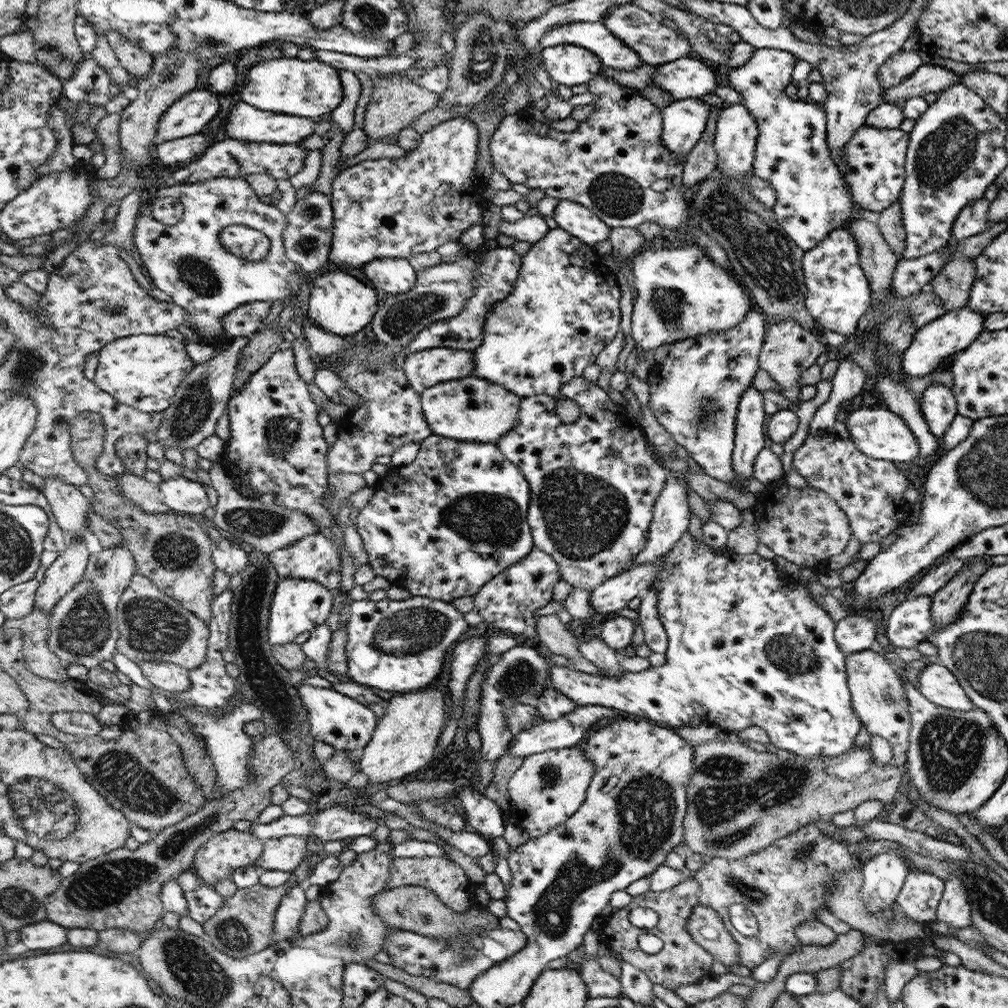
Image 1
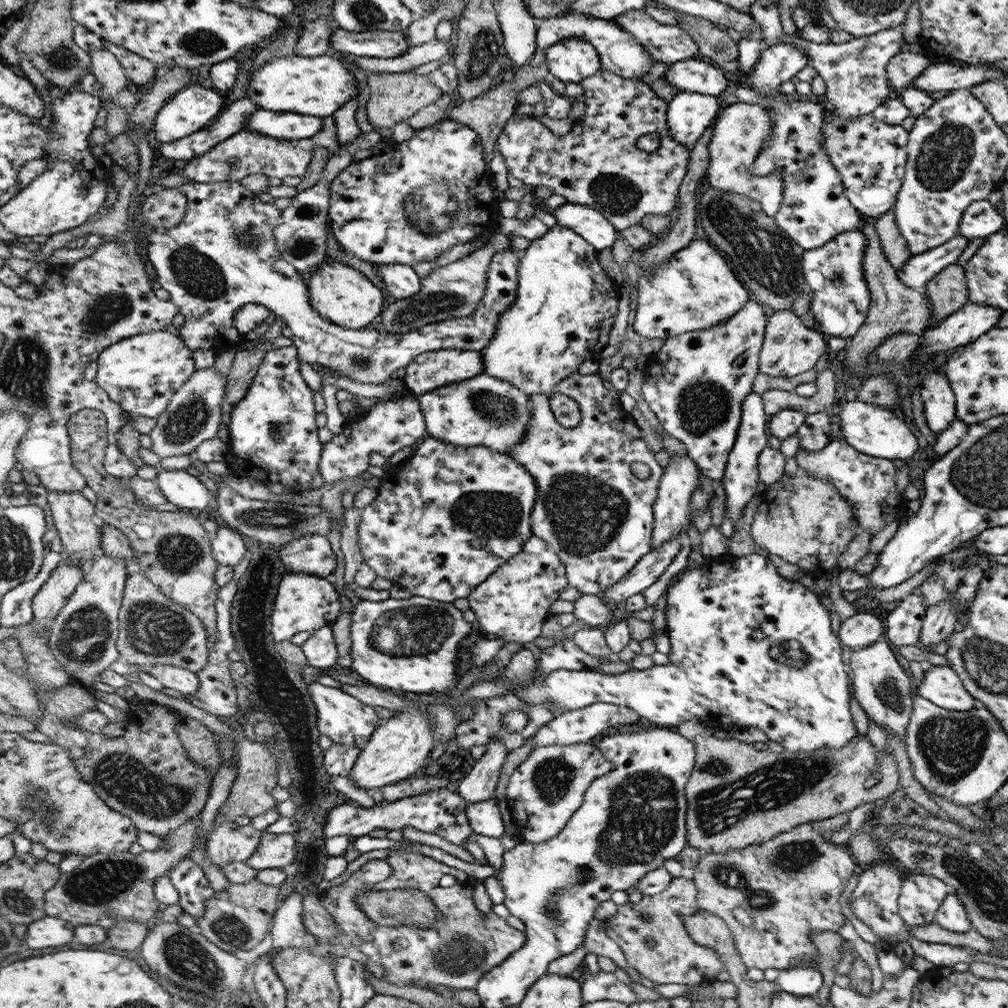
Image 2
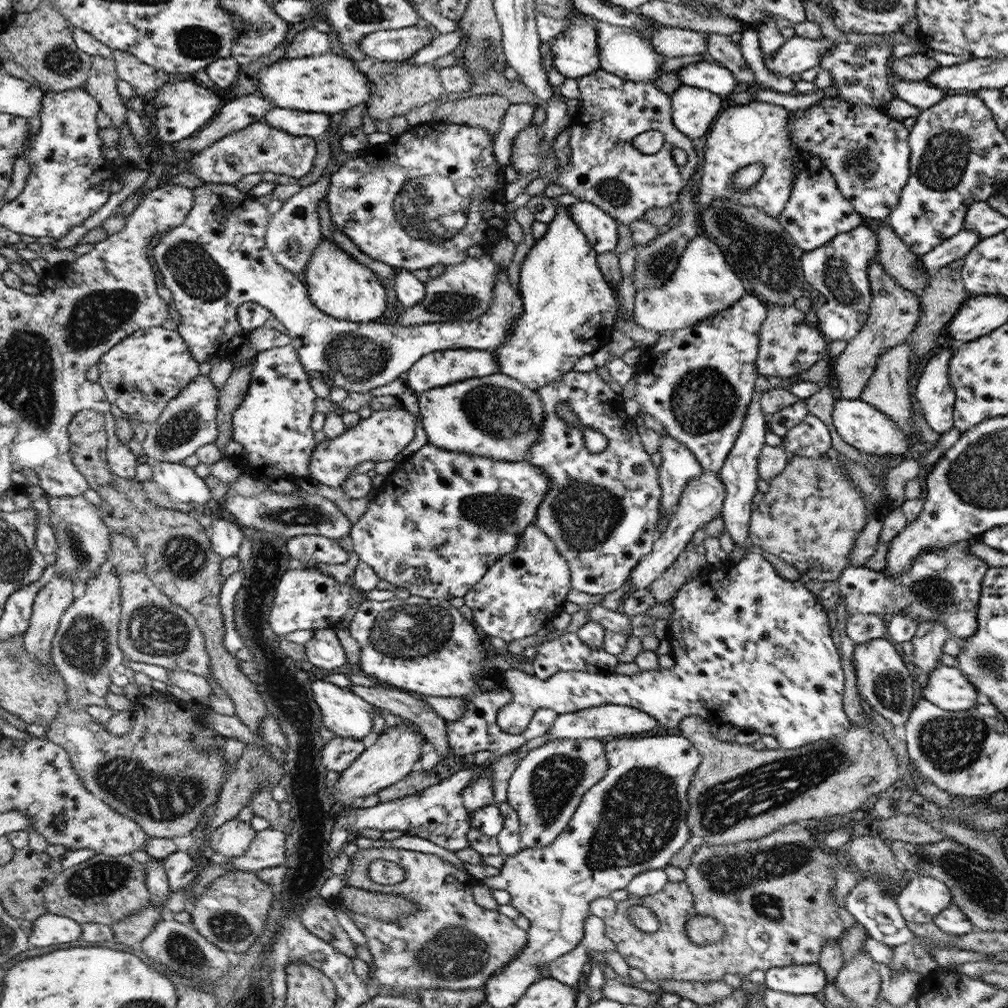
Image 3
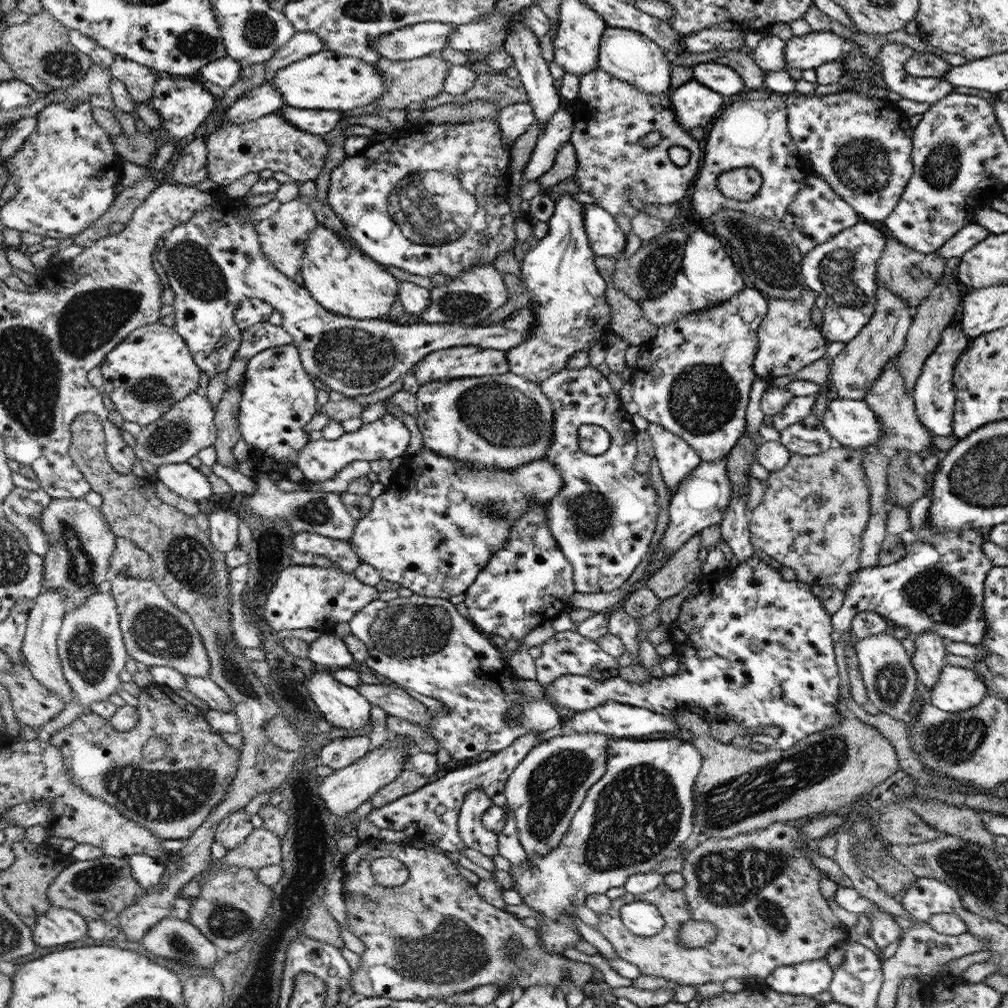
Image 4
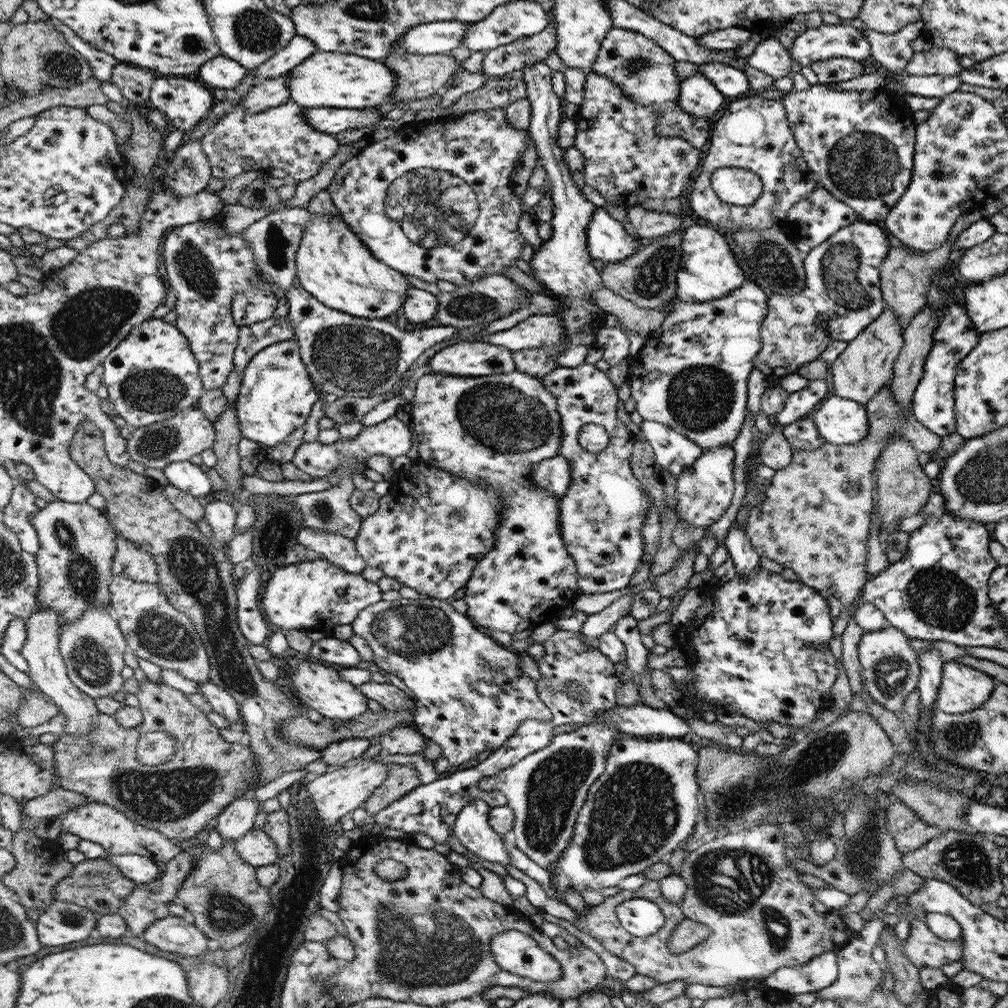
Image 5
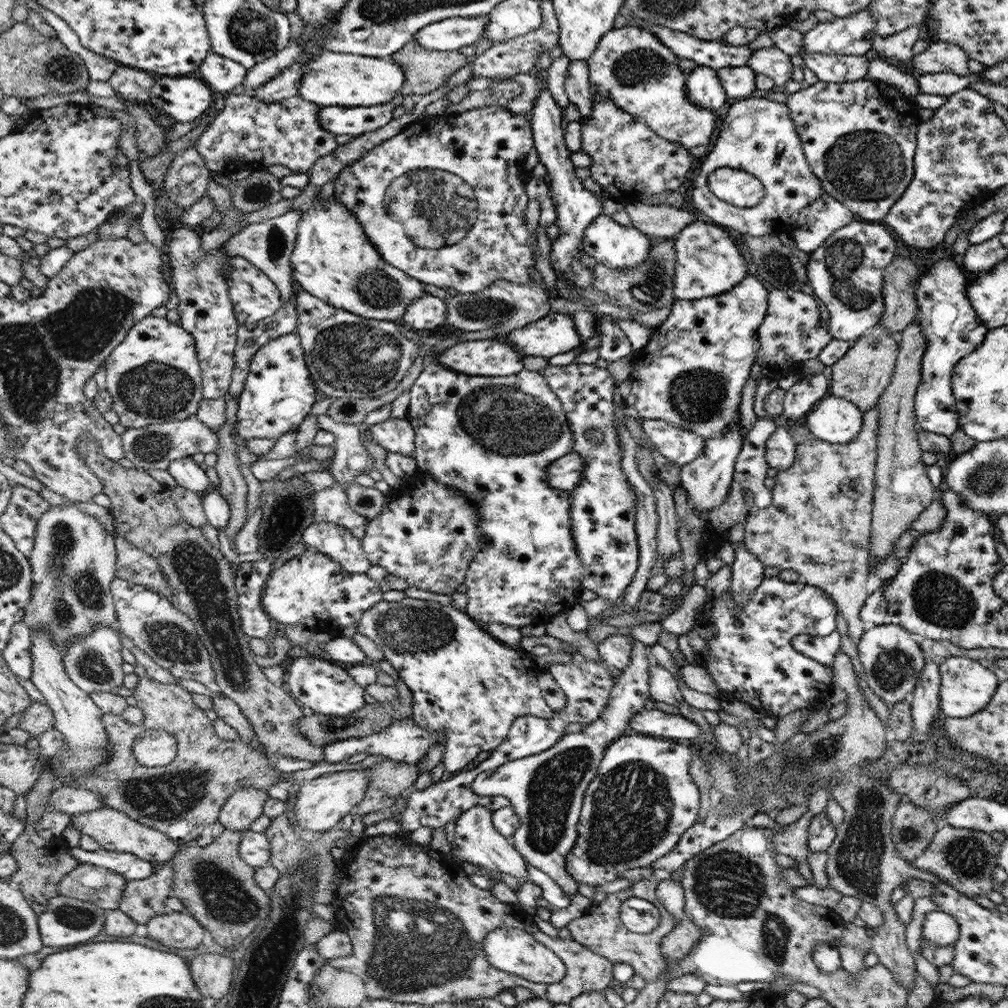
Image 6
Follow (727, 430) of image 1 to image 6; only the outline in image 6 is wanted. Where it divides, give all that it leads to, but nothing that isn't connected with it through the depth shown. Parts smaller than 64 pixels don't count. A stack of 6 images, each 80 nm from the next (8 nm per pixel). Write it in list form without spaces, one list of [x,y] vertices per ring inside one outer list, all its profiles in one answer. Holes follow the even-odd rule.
[[[747,274],[743,283],[722,295],[700,300],[682,300],[675,297],[668,318],[653,329],[648,344],[633,357],[630,373],[631,394],[636,396],[635,410],[642,420],[665,420],[689,430],[707,441],[725,434],[737,424],[740,416],[740,398],[750,378],[750,367],[757,360],[761,347],[759,327],[766,318],[768,288],[753,274]]]

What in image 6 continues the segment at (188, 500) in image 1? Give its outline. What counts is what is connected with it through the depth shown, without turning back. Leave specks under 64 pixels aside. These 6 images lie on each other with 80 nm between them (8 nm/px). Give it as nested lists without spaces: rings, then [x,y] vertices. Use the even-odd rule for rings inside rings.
[[[190,456],[175,460],[167,468],[167,471],[178,483],[178,486],[192,492],[198,492],[200,494],[204,490],[208,490],[208,486],[212,486],[206,475],[206,471]]]

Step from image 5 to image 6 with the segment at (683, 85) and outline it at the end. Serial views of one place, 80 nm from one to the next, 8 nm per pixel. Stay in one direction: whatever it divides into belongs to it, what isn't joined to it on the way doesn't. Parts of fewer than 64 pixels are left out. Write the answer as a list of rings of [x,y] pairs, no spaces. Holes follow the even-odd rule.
[[[698,66],[686,74],[688,97],[695,104],[718,111],[728,100],[714,68]]]

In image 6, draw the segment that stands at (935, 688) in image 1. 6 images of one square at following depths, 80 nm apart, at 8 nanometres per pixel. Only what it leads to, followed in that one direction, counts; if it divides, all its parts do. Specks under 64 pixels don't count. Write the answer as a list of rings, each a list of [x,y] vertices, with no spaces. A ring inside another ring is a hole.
[[[952,656],[939,664],[941,678],[940,708],[942,714],[952,718],[966,718],[976,712],[983,711],[991,701],[1002,678],[992,669],[986,668],[981,662]]]

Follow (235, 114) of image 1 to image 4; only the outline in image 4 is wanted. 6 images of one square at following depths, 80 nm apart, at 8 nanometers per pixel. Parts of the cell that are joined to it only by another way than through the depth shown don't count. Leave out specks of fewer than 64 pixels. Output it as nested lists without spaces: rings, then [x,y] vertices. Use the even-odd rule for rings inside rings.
[[[287,104],[278,111],[283,112],[283,116],[292,124],[298,125],[299,129],[321,136],[334,130],[336,124],[346,117],[346,114],[338,110],[306,110],[292,108]]]

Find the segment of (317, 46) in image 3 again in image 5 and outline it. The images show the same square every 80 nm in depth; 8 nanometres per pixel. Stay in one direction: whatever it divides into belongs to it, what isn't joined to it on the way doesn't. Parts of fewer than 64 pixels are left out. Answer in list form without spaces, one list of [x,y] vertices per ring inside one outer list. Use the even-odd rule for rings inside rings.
[[[296,34],[290,43],[256,68],[257,82],[284,76],[318,50],[311,39]]]

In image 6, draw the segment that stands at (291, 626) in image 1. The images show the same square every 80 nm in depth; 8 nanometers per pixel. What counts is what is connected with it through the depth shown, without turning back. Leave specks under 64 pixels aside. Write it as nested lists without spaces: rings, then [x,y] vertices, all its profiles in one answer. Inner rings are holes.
[[[308,548],[294,559],[279,563],[269,574],[261,598],[268,617],[286,625],[303,625],[312,633],[327,632],[338,637],[338,632],[350,624],[363,620],[364,613],[374,608],[382,600],[382,590],[378,590],[366,573],[353,575],[338,561],[322,552]]]

